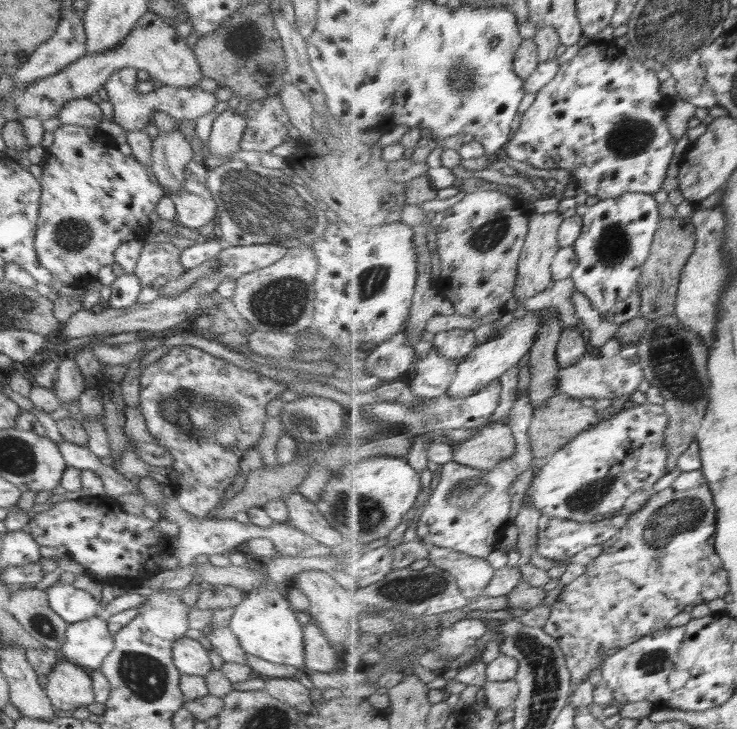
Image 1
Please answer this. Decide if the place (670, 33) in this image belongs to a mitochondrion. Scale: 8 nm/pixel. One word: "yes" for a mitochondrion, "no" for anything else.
yes

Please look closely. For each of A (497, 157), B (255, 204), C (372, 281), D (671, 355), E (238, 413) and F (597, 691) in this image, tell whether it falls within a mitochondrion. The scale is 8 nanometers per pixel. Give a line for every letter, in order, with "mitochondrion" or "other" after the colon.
A: other
B: mitochondrion
C: mitochondrion
D: mitochondrion
E: mitochondrion
F: other

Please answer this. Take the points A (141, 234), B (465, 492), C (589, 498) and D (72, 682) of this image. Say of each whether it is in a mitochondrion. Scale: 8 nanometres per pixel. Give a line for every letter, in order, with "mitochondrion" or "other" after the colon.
A: other
B: mitochondrion
C: mitochondrion
D: other

